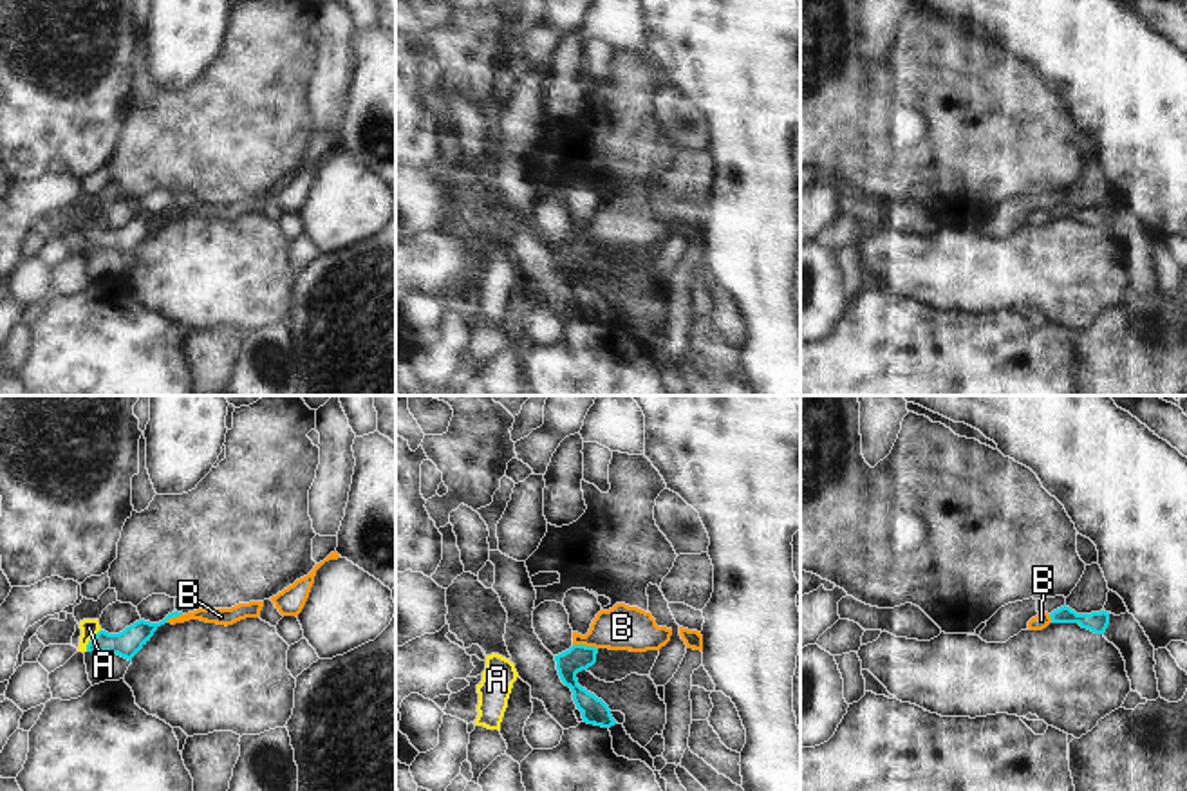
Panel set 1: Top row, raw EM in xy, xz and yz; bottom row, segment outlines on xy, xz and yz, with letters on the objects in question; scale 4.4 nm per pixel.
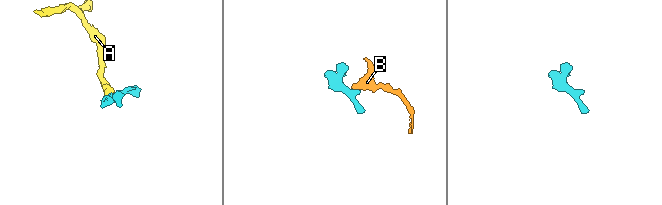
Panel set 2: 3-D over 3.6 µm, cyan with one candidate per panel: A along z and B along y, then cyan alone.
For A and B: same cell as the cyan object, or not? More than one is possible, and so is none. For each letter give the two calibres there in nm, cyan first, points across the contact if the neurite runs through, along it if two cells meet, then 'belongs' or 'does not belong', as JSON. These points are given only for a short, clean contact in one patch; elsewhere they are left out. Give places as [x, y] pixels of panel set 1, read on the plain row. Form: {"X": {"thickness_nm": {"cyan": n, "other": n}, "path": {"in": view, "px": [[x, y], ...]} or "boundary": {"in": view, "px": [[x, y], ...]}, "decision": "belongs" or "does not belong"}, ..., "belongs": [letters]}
{"A": {"thickness_nm": {"cyan": 120, "other": 80}, "path": {"in": "xy", "px": [[127, 239], [91, 235], [89, 223]]}, "decision": "belongs"}, "B": {"thickness_nm": {"cyan": 120, "other": 200}, "boundary": {"in": "xz", "px": [[573, 239], [597, 244]]}, "decision": "does not belong"}, "belongs": ["A"]}

